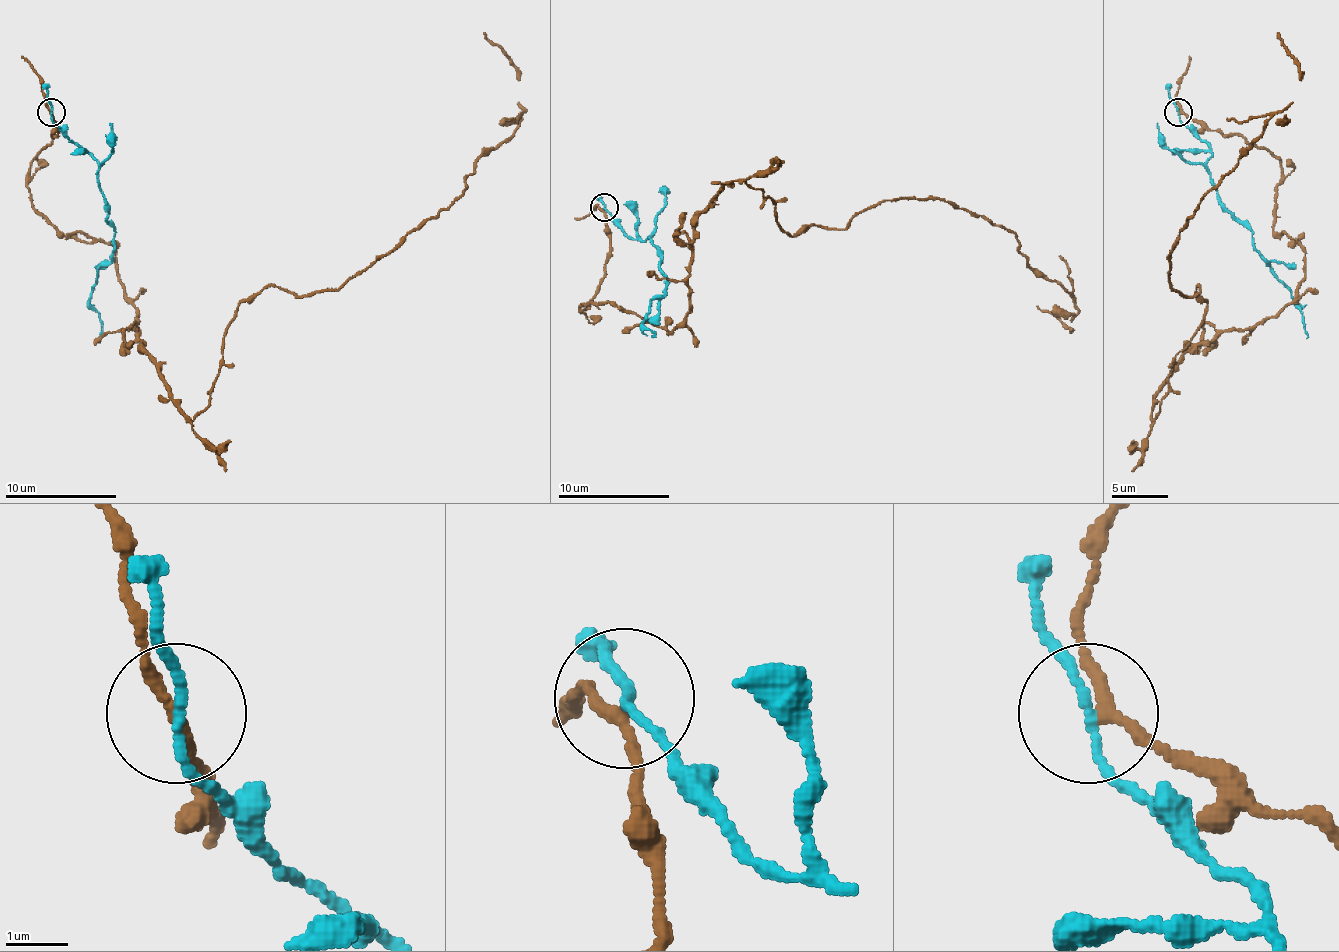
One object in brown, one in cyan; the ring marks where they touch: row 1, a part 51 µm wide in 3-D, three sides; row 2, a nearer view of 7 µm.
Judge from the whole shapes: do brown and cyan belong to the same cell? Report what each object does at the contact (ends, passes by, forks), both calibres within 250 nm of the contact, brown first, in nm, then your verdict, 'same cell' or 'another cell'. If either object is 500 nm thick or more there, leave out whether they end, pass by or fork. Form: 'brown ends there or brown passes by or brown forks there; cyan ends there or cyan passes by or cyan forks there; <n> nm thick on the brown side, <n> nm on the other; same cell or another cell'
brown passes by; cyan passes by; 180 nm thick on the brown side, 130 nm on the other; another cell

